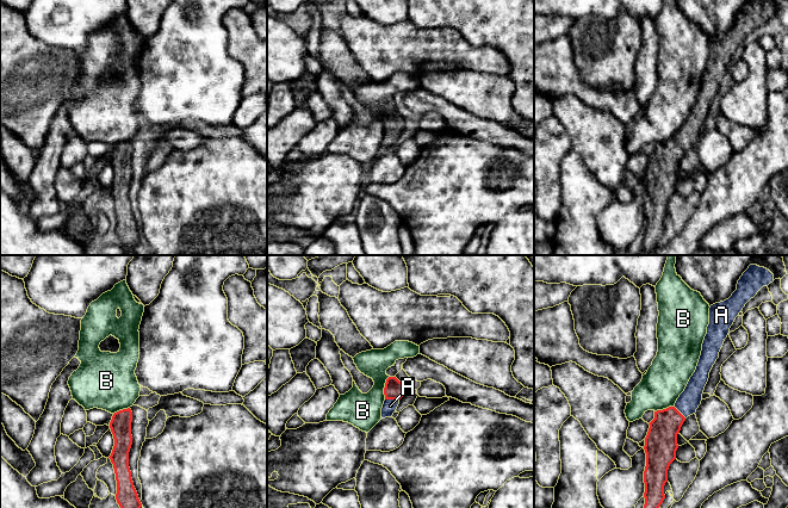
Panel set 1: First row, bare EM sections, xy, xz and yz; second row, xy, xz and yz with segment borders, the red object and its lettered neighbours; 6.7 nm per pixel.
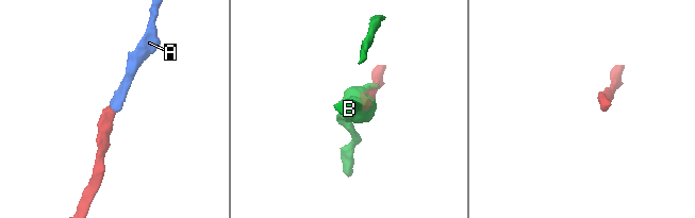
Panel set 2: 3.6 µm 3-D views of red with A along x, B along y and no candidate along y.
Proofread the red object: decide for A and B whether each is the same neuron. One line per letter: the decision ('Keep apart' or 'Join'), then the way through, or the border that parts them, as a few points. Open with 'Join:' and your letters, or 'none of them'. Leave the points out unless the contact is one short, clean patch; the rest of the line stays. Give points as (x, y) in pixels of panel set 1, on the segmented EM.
Join: A
A: Join. Path across: xz (394, 389), (392, 398), (390, 406)
B: Keep apart. Boundary: xz (389, 376), (384, 388), (384, 398)

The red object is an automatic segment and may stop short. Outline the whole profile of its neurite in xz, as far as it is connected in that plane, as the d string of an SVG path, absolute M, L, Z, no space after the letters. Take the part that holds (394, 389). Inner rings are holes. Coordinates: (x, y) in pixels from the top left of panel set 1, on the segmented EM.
M389 377L385 383L385 401L381 408L381 419L391 417L399 404L399 399L405 392L404 385L396 378Z

